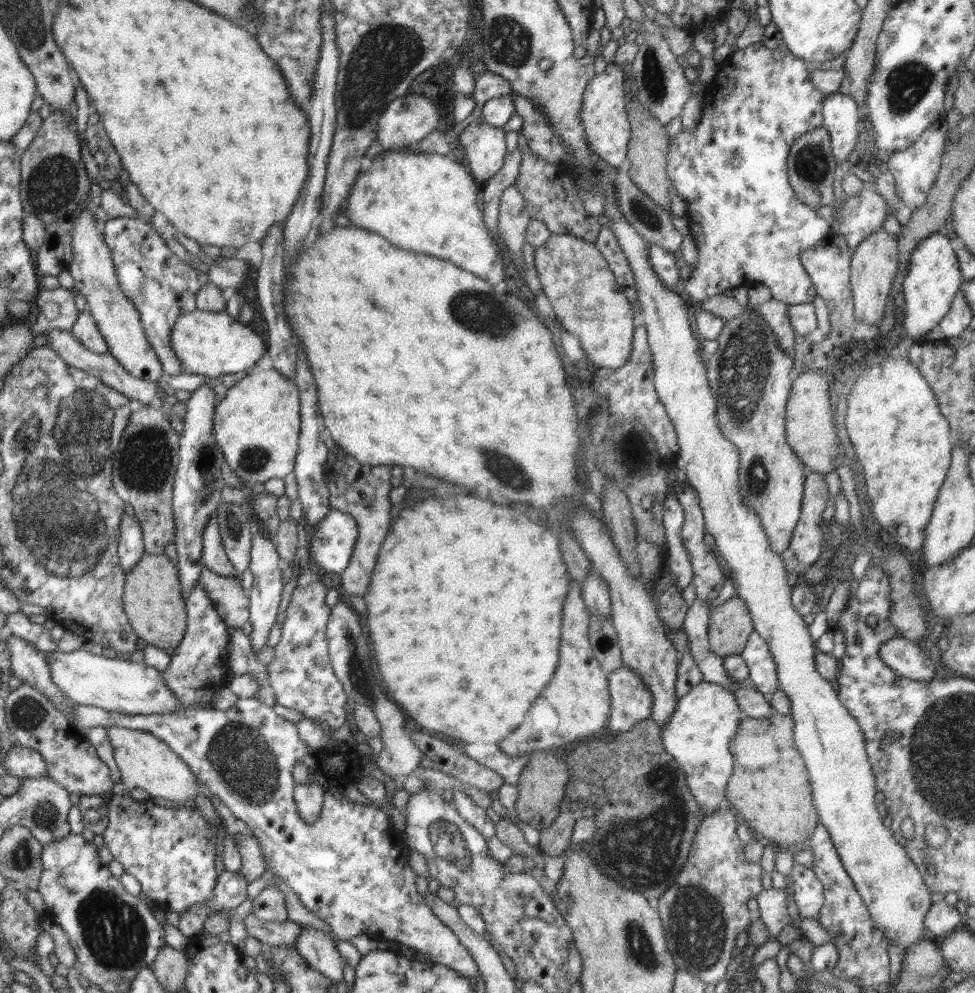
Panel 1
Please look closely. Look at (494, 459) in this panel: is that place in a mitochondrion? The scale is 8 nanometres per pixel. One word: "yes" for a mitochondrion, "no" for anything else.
yes

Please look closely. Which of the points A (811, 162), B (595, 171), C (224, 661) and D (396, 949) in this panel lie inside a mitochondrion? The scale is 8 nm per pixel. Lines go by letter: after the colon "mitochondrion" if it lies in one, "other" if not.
A: mitochondrion
B: other
C: other
D: other

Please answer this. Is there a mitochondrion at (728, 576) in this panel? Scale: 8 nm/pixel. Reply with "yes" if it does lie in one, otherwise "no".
no

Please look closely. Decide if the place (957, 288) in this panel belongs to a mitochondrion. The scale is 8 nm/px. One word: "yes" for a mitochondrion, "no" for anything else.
no

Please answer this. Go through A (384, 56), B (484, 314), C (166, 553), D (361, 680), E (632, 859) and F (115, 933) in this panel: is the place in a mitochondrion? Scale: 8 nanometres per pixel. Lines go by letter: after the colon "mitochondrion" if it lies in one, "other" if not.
A: mitochondrion
B: mitochondrion
C: other
D: mitochondrion
E: mitochondrion
F: mitochondrion

